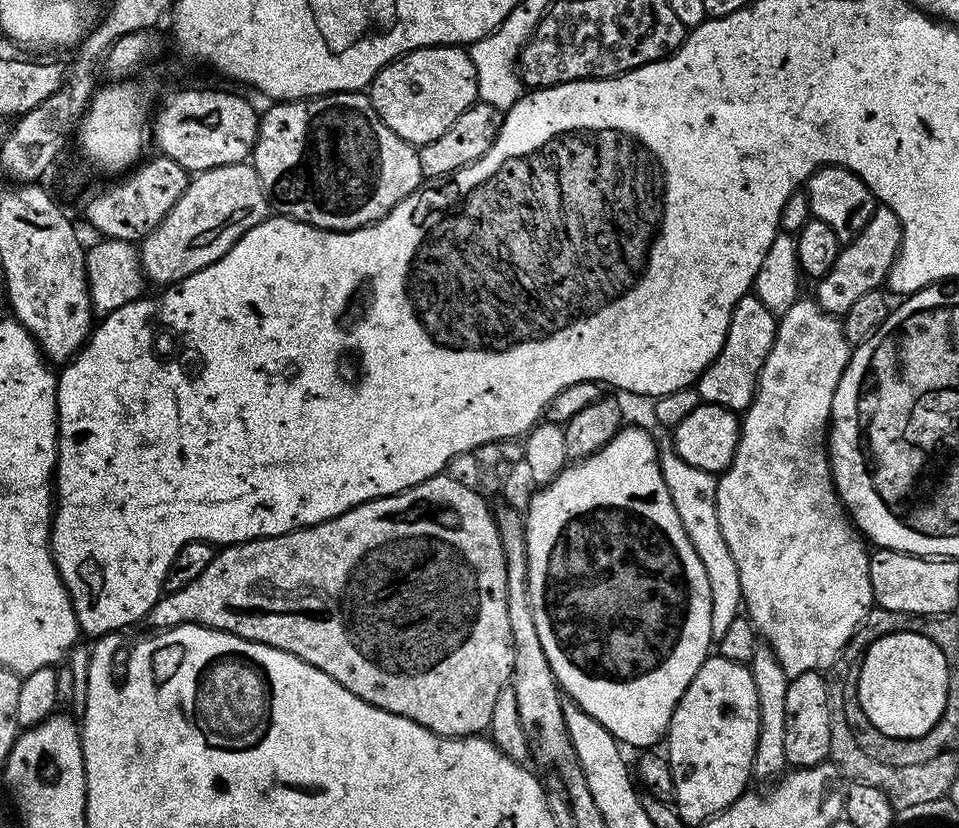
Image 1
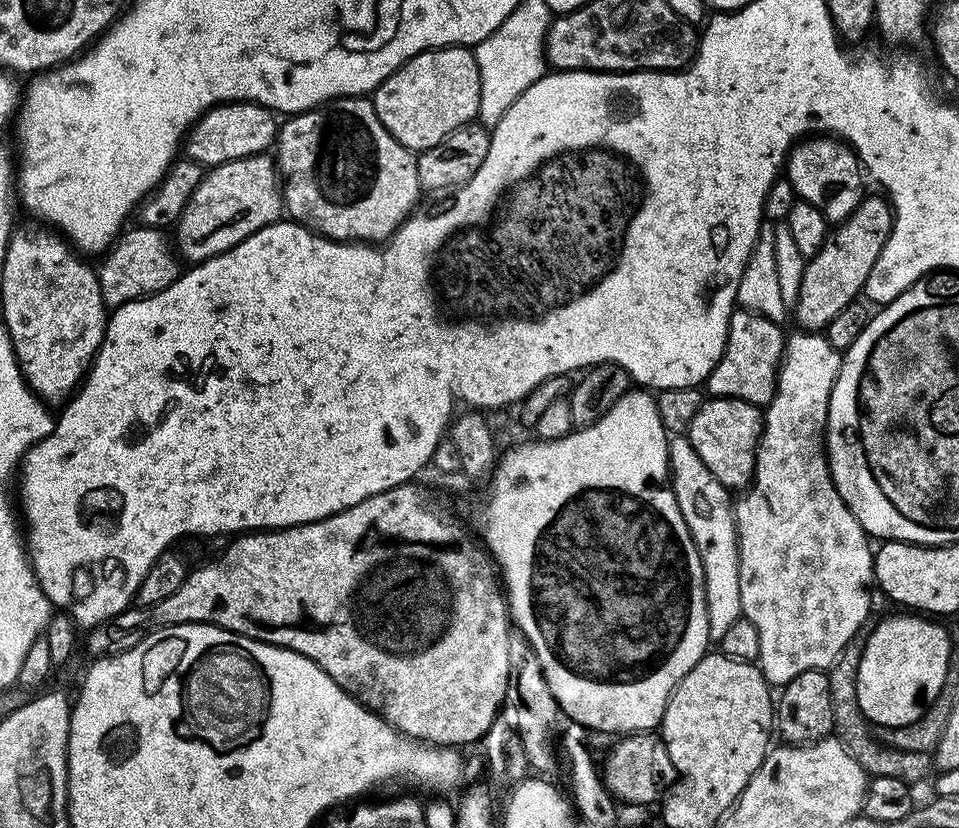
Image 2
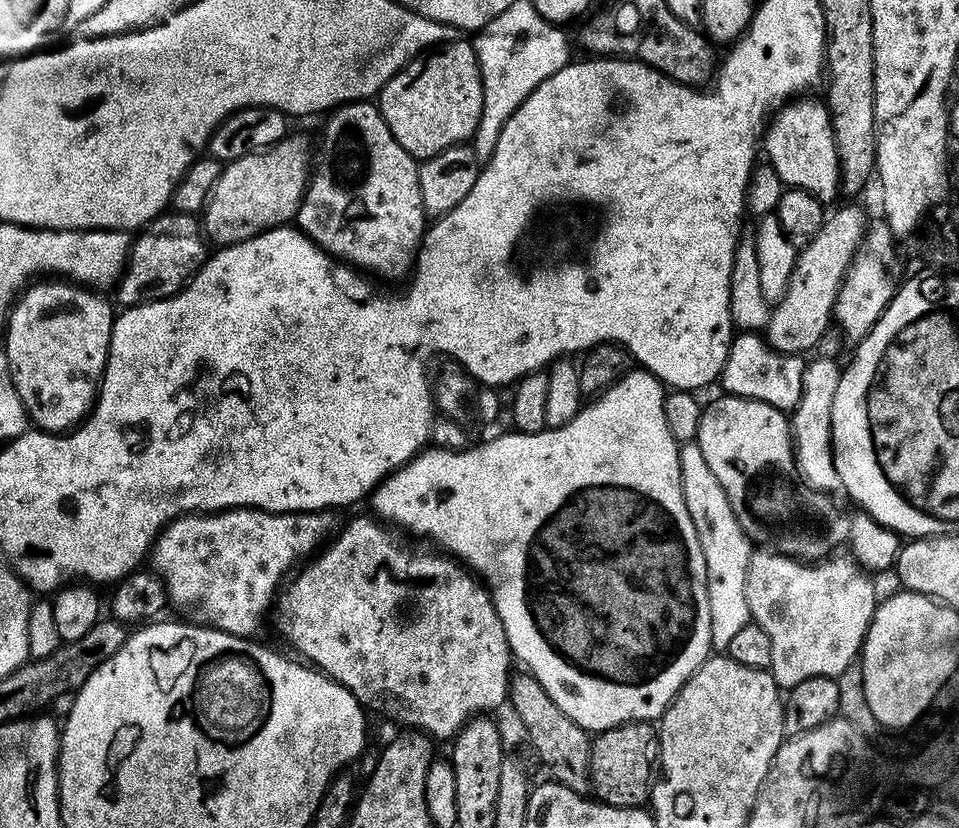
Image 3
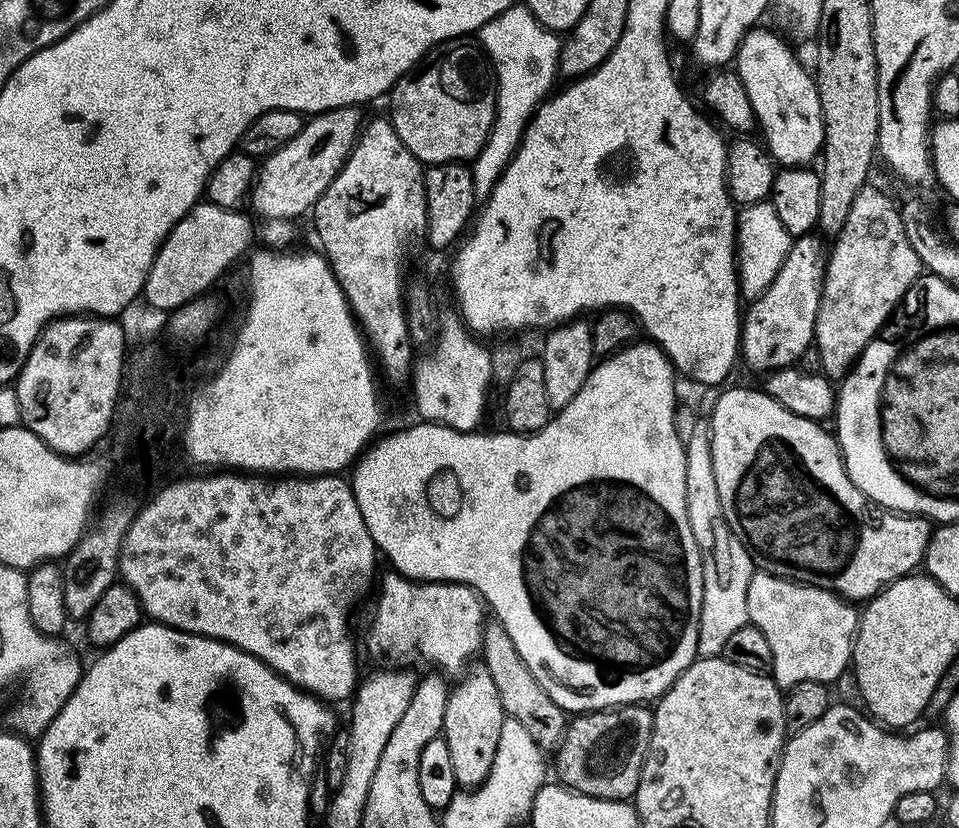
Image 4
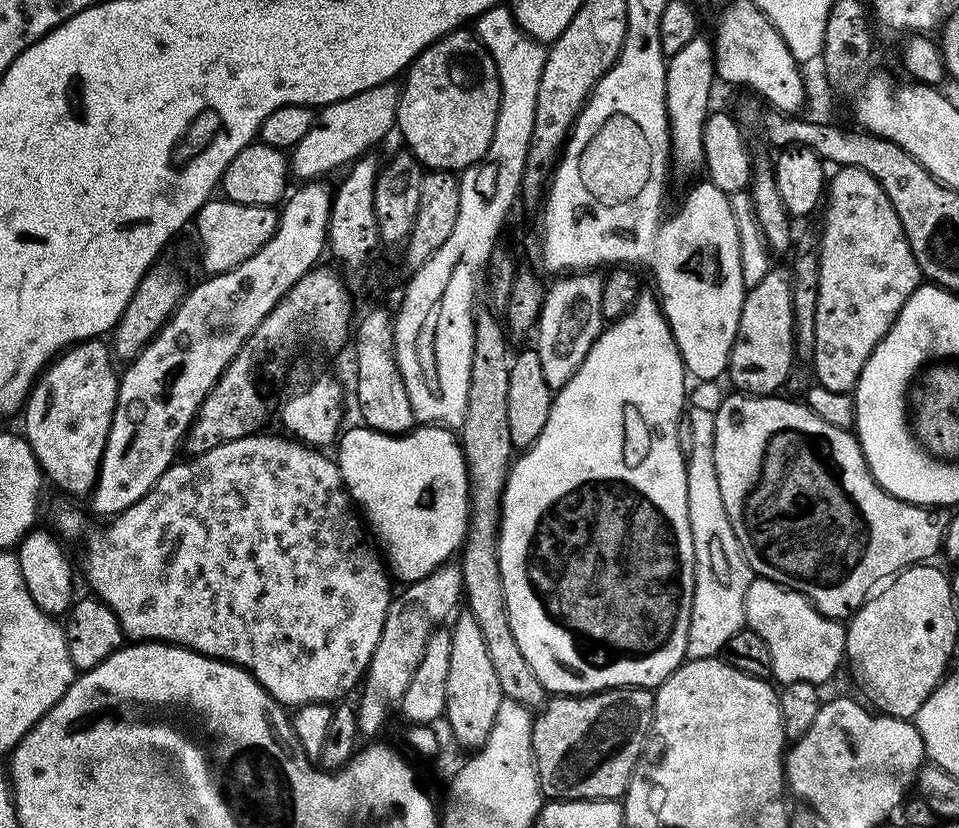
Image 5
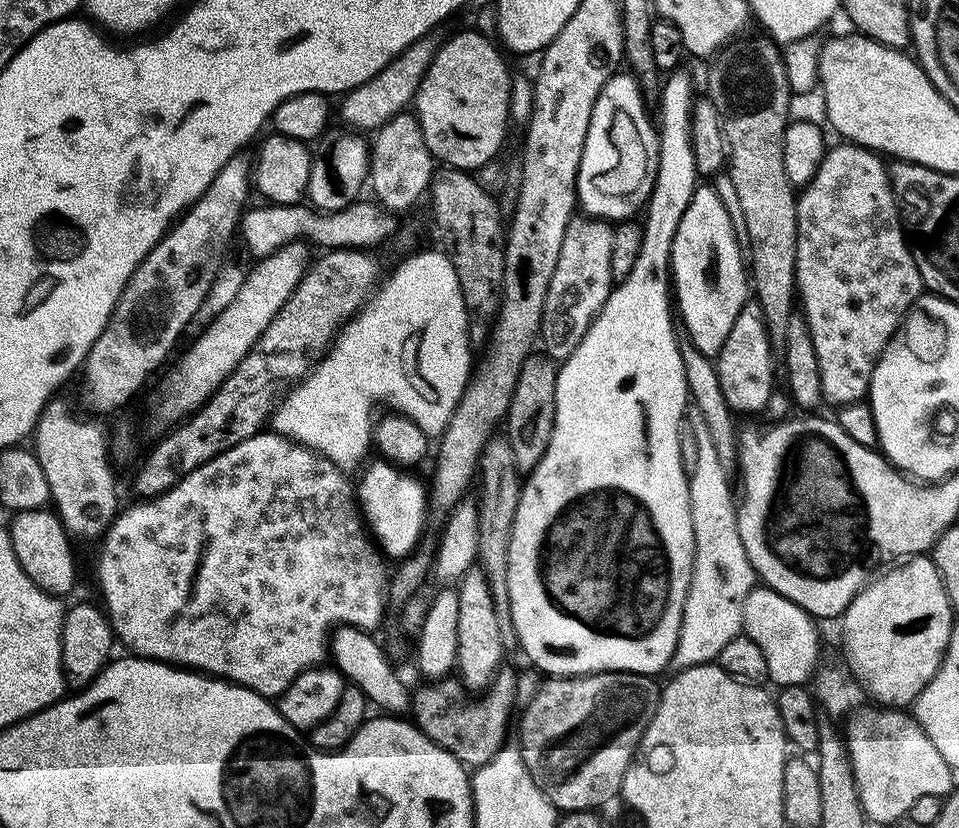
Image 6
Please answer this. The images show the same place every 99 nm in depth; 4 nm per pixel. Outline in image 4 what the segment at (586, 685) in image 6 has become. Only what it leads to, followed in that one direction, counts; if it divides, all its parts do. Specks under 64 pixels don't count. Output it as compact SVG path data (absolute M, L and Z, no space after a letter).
M625 704L598 712L585 712L567 725L566 735L555 753L559 779L574 793L596 799L627 801L635 797L640 771L652 737L654 712L644 704Z

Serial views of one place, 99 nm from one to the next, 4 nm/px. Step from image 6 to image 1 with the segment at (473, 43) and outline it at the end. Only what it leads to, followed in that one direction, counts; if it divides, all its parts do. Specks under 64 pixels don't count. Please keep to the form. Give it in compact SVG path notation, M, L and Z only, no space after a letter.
M460 46L419 48L392 60L372 79L370 99L378 118L398 138L419 146L454 126L454 118L477 103L478 82L471 55Z

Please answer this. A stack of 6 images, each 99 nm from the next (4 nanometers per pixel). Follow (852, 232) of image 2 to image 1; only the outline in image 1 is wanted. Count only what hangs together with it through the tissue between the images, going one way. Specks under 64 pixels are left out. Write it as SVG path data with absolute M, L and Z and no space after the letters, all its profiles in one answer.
M883 206L877 207L862 231L841 247L834 266L830 266L826 275L819 277L817 284L820 285L814 293L816 303L826 312L844 314L858 298L879 289L887 281L888 272L902 251L900 243L903 237L904 231L898 214Z

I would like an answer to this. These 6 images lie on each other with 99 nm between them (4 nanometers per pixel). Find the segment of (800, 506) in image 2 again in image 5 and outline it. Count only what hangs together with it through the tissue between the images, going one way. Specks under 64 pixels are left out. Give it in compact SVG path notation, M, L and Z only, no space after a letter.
M763 578L753 579L746 590L746 602L744 603L744 618L747 627L758 633L766 642L772 659L772 676L780 679L781 685L793 684L799 680L805 680L817 686L831 678L839 666L840 660L846 656L846 628L839 620L828 620L812 605L808 597L792 588L784 588L772 580Z

